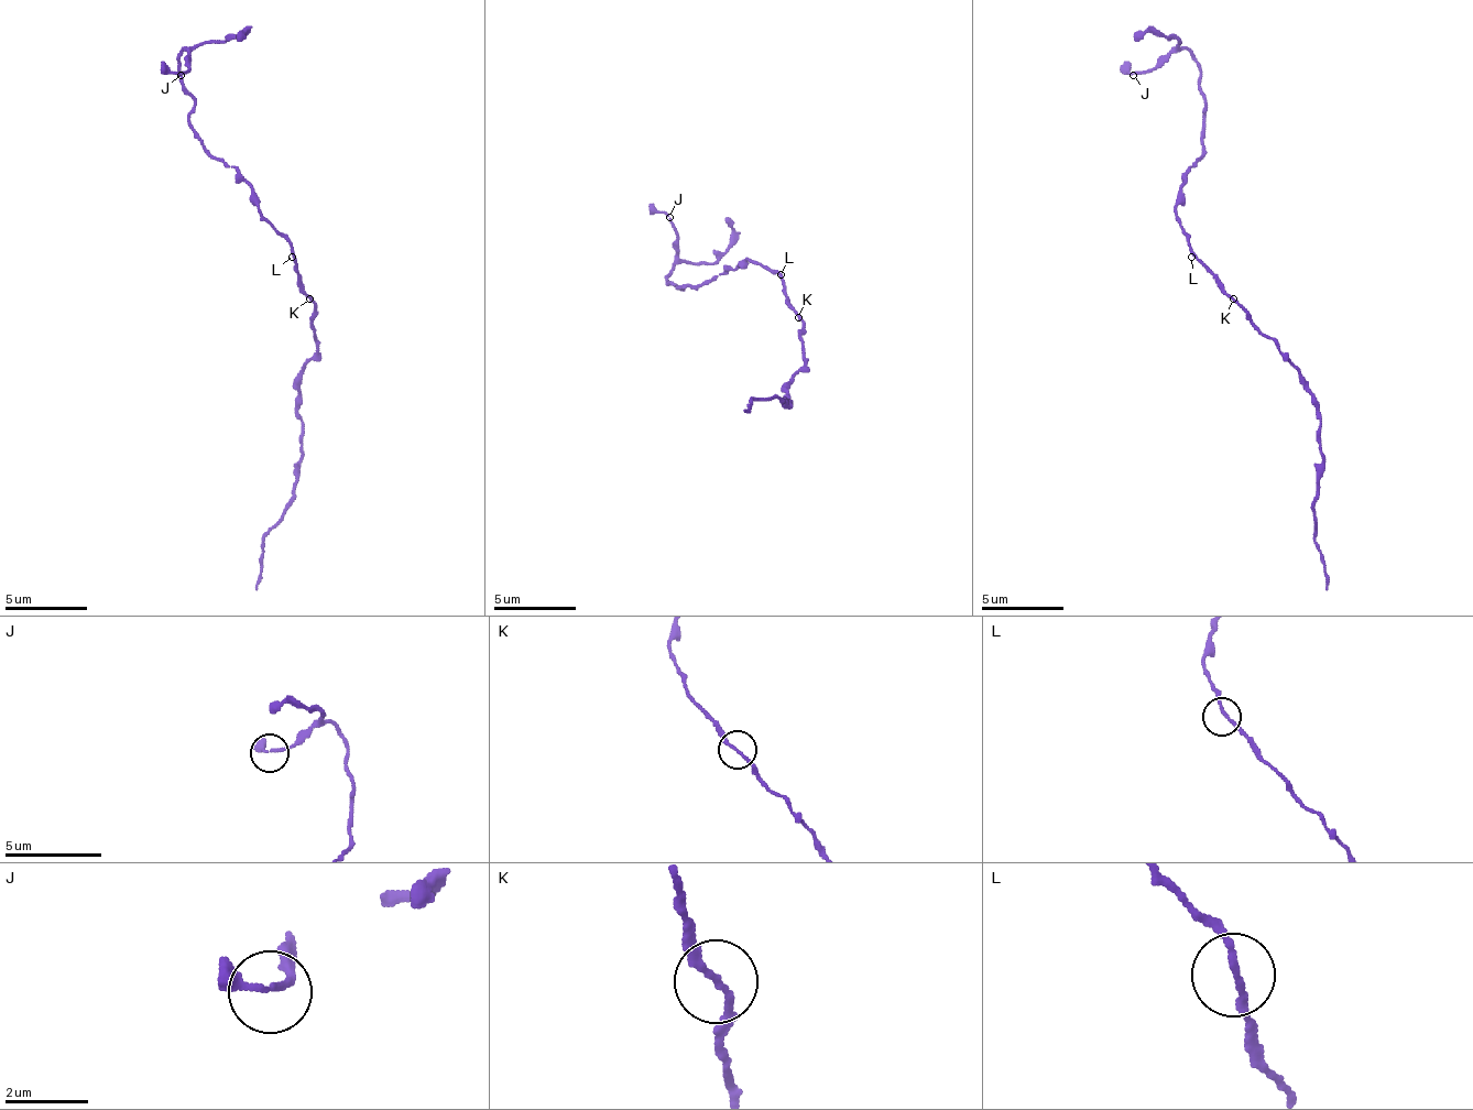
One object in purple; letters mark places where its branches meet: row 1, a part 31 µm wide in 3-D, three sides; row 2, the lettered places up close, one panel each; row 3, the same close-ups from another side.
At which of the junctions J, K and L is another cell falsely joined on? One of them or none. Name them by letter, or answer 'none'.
none

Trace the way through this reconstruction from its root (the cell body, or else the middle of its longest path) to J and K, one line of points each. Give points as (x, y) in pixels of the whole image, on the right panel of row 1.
J: (1203, 269), (1175, 210), (1182, 174), (1203, 153), (1199, 62), (1187, 50), (1170, 50), (1149, 71), (1133, 75)
K: (1203, 269), (1233, 297)

